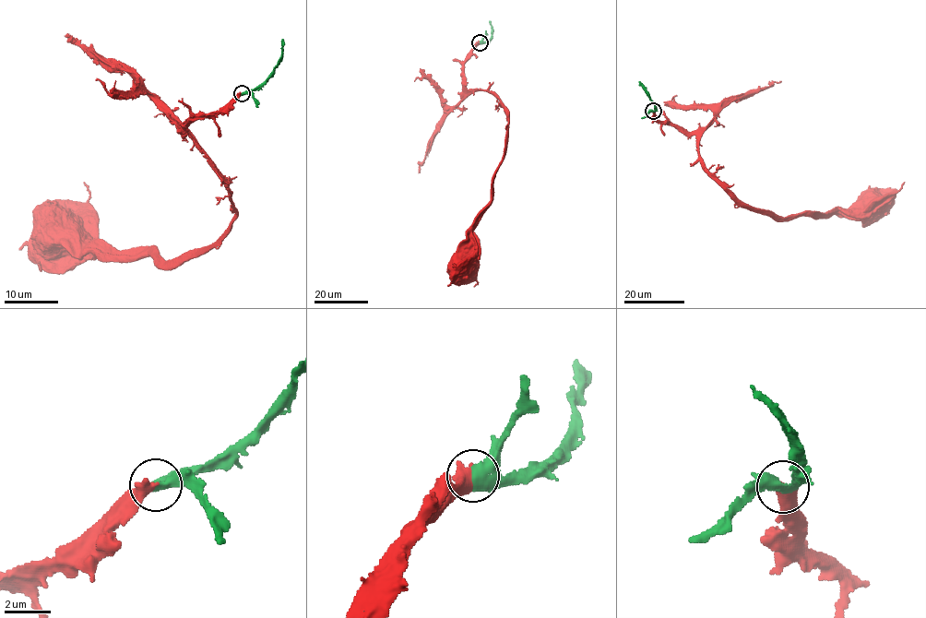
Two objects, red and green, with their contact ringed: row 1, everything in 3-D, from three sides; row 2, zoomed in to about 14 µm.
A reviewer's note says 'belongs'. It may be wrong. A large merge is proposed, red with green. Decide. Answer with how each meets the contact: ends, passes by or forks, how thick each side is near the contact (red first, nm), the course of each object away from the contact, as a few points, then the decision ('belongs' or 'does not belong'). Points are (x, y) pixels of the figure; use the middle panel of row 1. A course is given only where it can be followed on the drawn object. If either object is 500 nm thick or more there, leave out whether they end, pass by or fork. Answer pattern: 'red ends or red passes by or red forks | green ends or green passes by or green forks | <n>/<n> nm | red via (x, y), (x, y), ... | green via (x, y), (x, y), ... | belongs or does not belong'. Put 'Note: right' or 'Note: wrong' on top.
Note: right
600/550 nm | red via (480, 41), (464, 64), (465, 88), (489, 91), (509, 122), (492, 202), (471, 231), (471, 267), (460, 266) | green via (480, 41), (487, 41), (492, 33), (489, 21) | belongs

